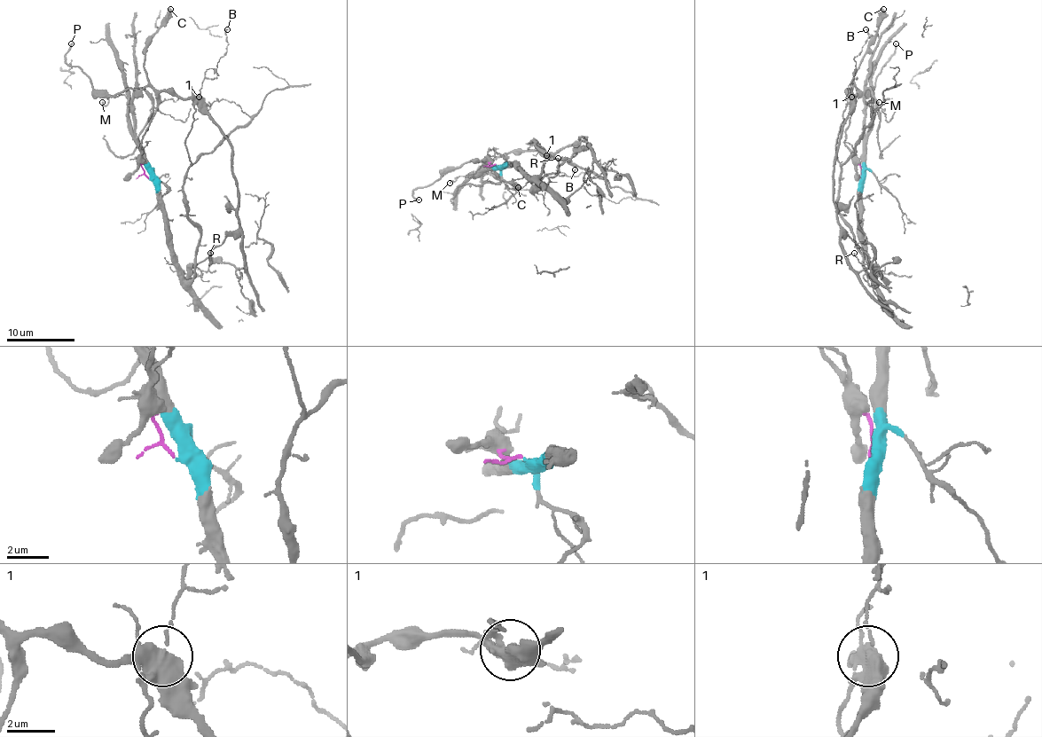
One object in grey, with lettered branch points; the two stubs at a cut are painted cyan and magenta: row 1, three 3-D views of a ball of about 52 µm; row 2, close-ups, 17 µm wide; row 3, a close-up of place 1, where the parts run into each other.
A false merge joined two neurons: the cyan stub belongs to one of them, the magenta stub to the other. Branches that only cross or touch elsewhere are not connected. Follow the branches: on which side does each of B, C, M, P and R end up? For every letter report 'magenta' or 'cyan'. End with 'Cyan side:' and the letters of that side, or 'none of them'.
B: cyan
C: magenta
M: cyan
P: magenta
R: cyan
Cyan side: B, M, R

